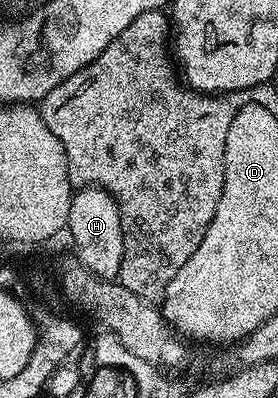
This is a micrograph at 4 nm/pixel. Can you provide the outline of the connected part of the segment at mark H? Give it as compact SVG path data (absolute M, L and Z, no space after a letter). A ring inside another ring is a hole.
M79 187L71 194L65 230L70 231L77 262L97 279L117 280L124 261L124 233L120 209L116 201L102 187Z

